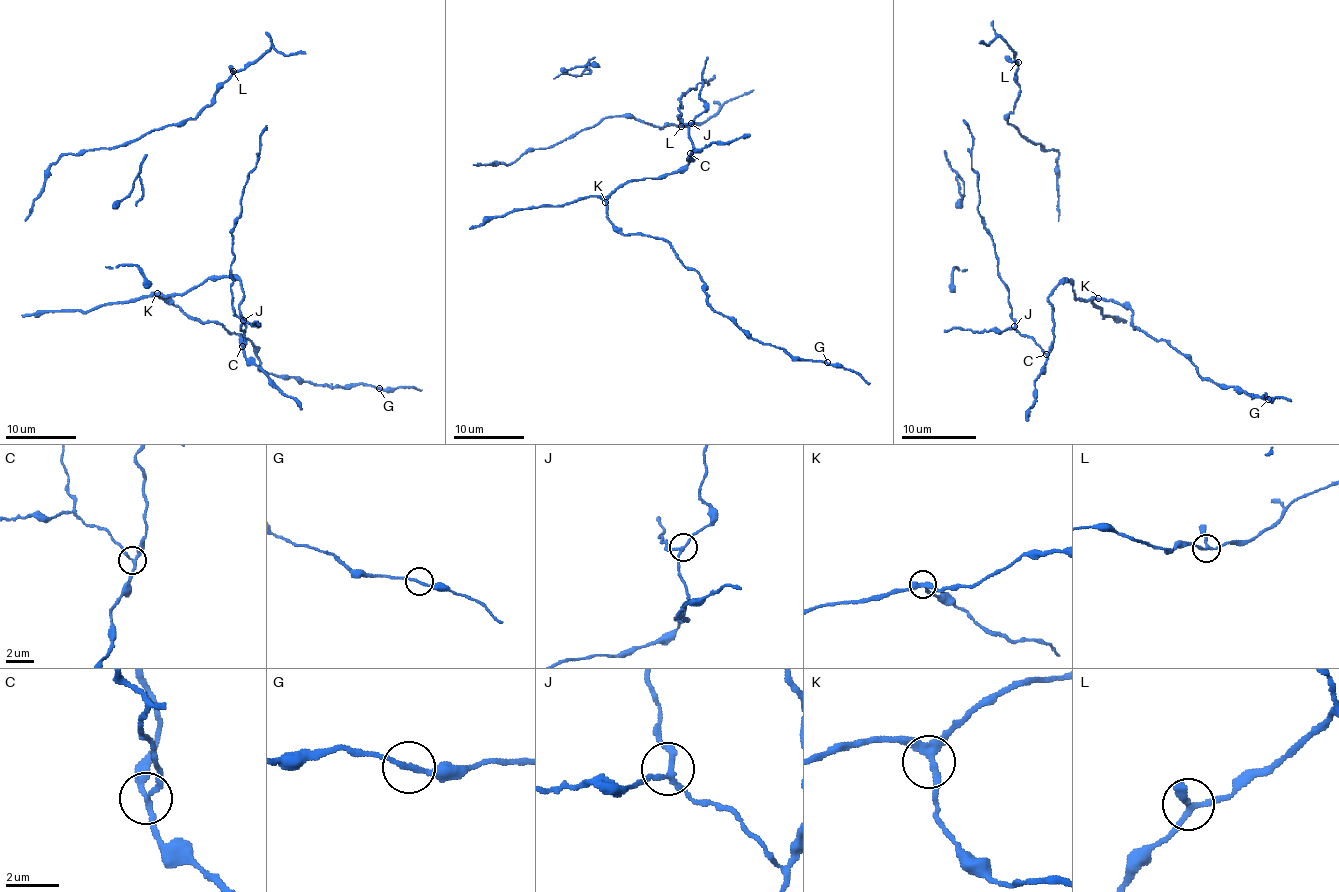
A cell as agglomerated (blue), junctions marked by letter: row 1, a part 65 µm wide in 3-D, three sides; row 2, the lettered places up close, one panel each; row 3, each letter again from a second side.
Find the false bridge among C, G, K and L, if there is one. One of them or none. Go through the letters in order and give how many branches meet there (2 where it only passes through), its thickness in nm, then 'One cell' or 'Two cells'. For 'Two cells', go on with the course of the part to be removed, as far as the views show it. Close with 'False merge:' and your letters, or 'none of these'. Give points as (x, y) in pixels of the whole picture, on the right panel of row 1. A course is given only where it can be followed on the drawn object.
C: Branches: 3. Thickness 190 nm. Two cells. Course of the part to remove: (1046, 354), (1016, 328), (1008, 286), (999, 275), (997, 255), (978, 212), (973, 135), (963, 120)
G: Branches: 2. Thickness 180 nm. One cell
K: Branches: 3. Thickness 280 nm. One cell
L: Branches: 3. Thickness 180 nm. One cell
False merge: C

